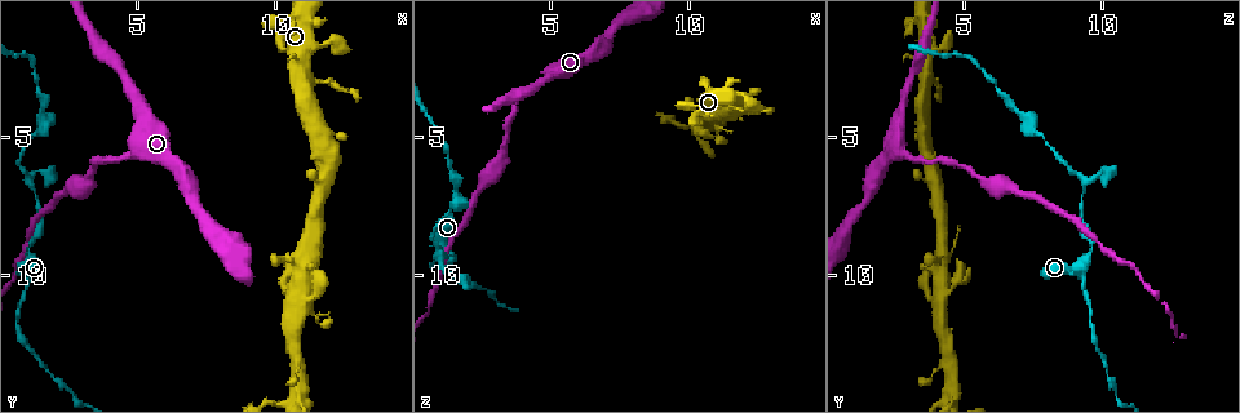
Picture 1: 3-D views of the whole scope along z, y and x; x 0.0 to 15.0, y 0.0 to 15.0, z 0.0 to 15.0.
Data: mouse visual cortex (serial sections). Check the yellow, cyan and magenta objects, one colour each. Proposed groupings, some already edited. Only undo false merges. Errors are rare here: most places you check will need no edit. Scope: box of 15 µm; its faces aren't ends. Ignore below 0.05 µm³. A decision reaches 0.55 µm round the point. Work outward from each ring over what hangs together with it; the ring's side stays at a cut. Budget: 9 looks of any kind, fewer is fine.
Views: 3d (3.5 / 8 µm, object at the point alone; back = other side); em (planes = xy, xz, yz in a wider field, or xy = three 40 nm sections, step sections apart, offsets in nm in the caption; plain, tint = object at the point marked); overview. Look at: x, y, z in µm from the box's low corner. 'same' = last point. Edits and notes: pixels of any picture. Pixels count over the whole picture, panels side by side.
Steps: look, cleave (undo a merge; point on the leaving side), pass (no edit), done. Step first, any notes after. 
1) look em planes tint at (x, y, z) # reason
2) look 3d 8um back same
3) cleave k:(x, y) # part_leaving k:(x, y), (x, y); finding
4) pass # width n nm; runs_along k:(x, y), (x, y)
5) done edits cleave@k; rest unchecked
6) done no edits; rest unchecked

look 3d 3.5um at (11.8, 6.5, 3.9) # abrupt turn

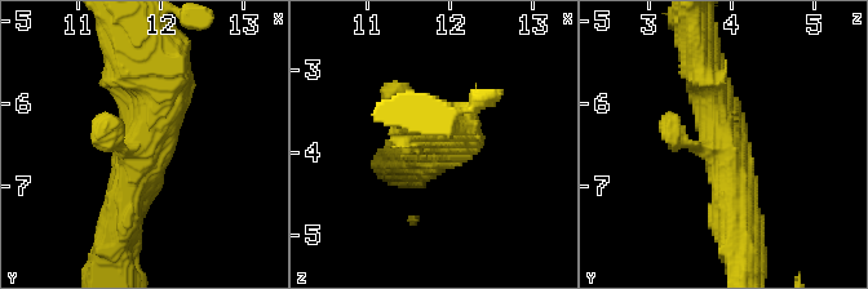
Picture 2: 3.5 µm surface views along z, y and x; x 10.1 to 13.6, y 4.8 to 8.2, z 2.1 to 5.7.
look em xy step 1 tint at (11.80, 6.45, 3.90) # need the tissue

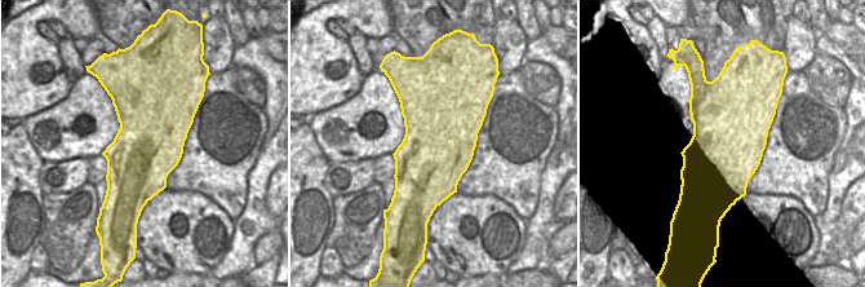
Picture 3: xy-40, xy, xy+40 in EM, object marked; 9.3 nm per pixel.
pass # width 700 nm; runs_along 2:(159, 65), (159, 120), (123, 223); continuous, no second cell

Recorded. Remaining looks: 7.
look 3d 3.5um back at (4.8, 5.6, 2.7) # calibre changes

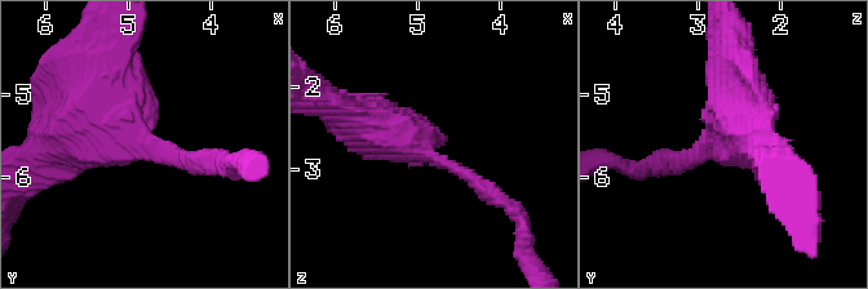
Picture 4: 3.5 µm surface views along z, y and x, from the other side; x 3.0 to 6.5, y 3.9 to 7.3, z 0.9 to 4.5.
look em xy step 3 tint at (4.85, 5.60, 2.80) # arm_widths 200, 700 nm; need the tissue

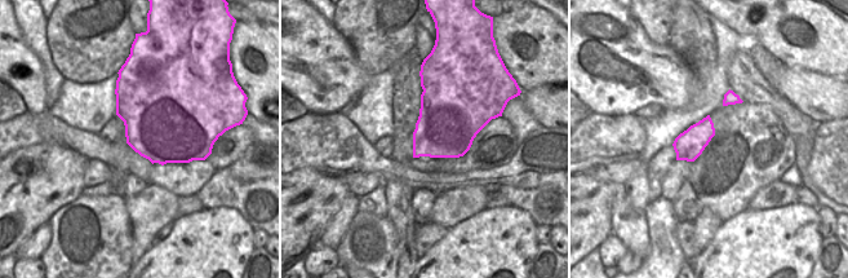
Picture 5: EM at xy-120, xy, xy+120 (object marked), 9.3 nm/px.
pass # runs_along 4:(361, 118), (412, 137), (499, 200); continuous, no second cell

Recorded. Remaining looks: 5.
look 3d 3.5um at (11.2, 9.4, 4.2) # sudden change in width

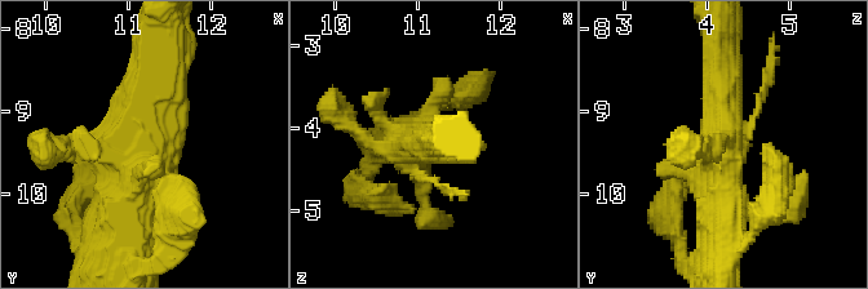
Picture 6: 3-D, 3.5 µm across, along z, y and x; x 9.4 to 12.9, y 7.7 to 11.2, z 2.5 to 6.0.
look em planes tint at (11.15, 9.25, 4.15)

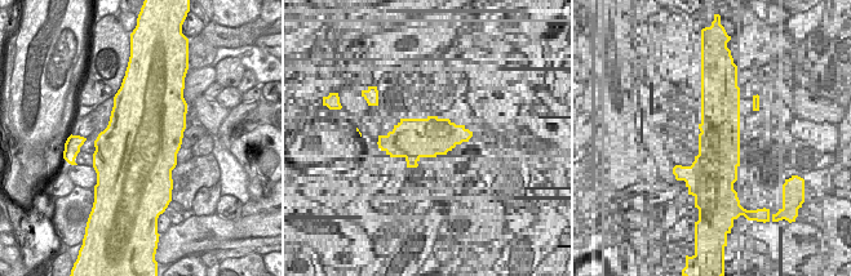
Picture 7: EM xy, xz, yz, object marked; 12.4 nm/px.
pass # runs_along 6:(164, 52), (118, 214); one cell here

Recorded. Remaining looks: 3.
look 3d 3.5um at (1.2, 6.6, 9.4) # a narrow waist

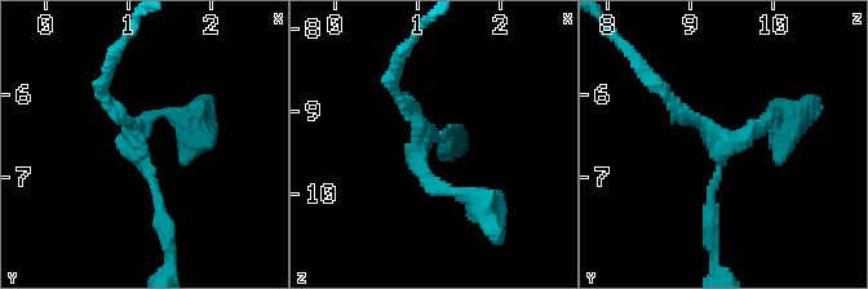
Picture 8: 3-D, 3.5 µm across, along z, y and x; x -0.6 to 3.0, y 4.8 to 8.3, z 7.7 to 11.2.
look em xy step 3 tint at (1.15, 6.70, 9.35) # arms 3; arm_widths 150, 200, 200 nm; shape alone is not enough

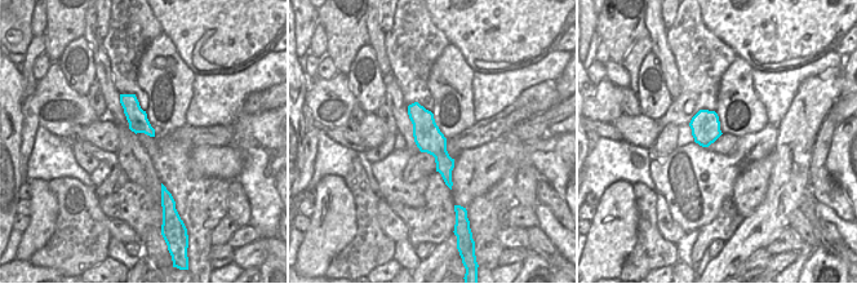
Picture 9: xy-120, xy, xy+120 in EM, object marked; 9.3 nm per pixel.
pass # width 260 nm; runs_along 9:(414, 106), (444, 162), (448, 181); one cell here

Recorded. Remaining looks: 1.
done no edits; rest unchecked

